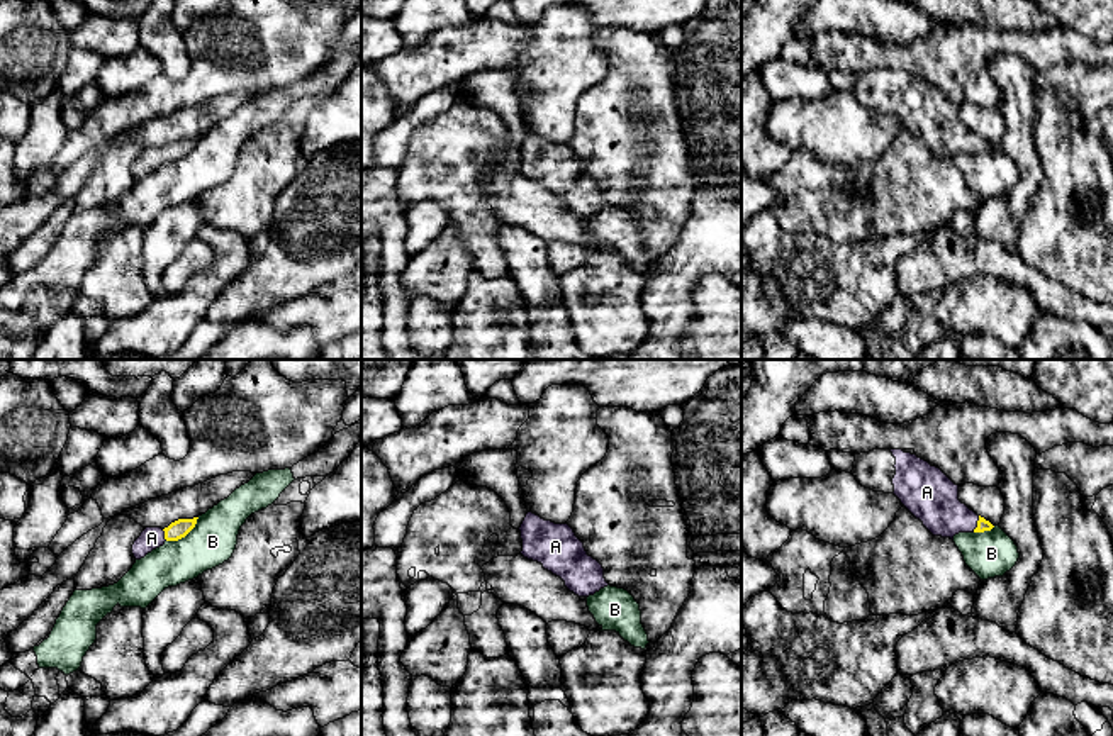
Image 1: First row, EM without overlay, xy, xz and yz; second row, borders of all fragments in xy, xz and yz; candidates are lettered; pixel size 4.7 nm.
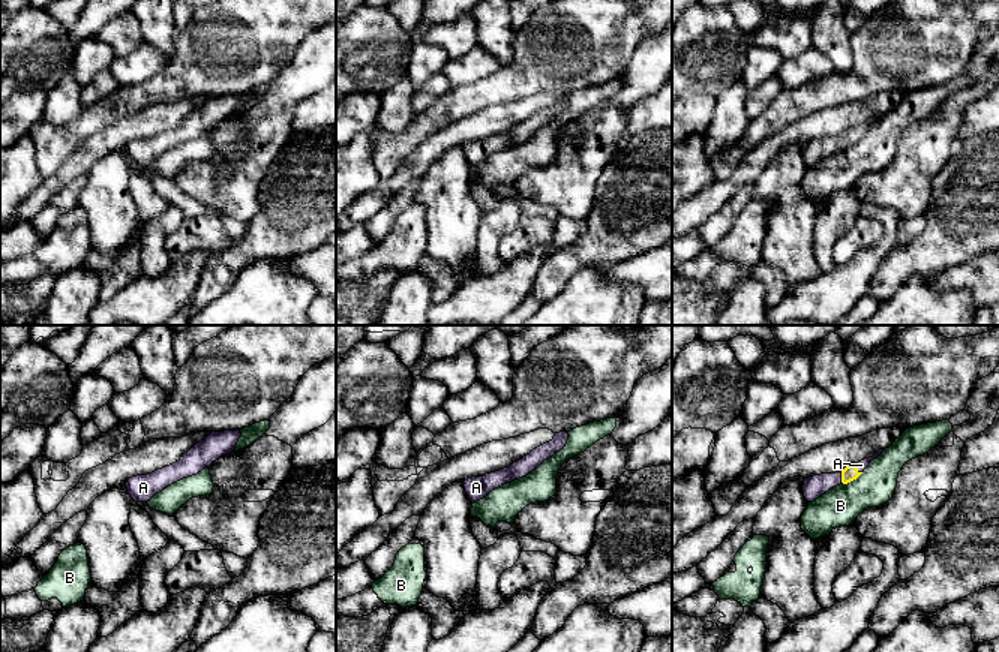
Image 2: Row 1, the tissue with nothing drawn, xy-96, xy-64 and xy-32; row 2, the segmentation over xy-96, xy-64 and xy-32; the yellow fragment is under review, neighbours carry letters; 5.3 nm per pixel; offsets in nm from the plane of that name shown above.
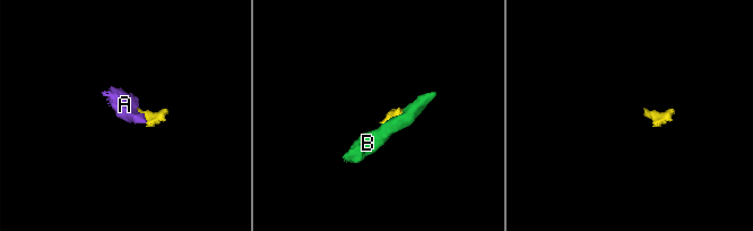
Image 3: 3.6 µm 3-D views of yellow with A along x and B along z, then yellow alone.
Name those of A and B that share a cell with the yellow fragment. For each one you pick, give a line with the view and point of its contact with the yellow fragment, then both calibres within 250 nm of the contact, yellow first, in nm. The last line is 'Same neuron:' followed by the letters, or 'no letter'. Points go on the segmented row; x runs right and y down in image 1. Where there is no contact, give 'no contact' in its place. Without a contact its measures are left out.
A: meets yellow in yz at (978, 524); 60 nm thick on the yellow side, 240 nm on the other
Same neuron: A

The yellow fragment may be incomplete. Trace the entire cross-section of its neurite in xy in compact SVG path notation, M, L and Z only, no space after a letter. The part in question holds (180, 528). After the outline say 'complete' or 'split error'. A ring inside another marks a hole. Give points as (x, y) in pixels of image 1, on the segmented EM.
M199 517L178 519L168 527L146 527L132 544L132 555L136 560L144 558L153 549L163 546L166 541L178 541L185 538L197 524Z; split error

